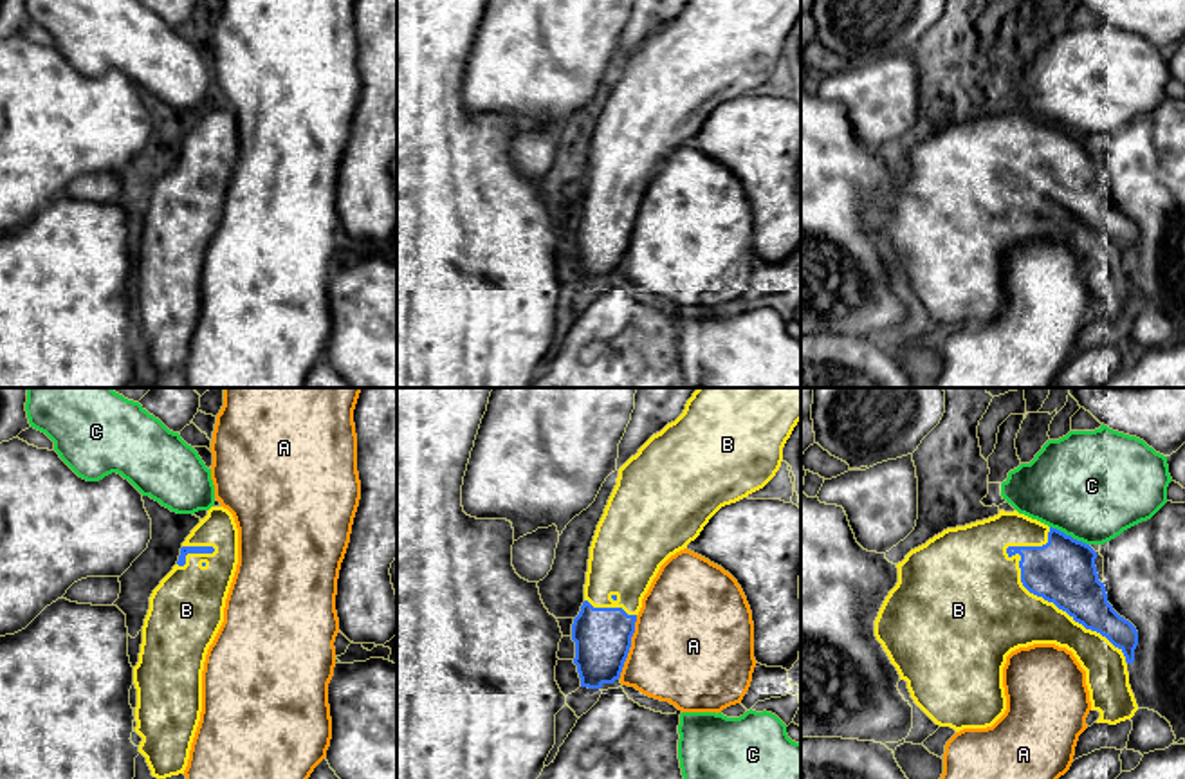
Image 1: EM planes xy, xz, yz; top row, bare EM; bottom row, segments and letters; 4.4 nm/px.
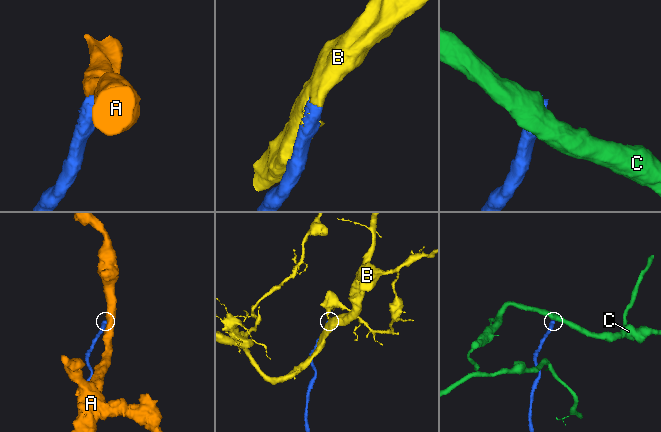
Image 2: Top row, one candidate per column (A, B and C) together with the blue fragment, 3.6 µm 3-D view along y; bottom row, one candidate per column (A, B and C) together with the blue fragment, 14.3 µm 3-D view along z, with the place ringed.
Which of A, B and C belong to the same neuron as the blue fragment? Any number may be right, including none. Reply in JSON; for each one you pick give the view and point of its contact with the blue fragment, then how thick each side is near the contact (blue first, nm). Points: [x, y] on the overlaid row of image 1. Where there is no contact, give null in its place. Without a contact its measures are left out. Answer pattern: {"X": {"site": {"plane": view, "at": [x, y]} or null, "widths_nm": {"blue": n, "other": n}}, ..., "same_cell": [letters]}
{"B": {"site": {"plane": "yz", "at": [1054, 603]}, "widths_nm": {"blue": 280, "other": 340}}, "same_cell": ["B"]}

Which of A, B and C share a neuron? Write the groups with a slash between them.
A / B / C

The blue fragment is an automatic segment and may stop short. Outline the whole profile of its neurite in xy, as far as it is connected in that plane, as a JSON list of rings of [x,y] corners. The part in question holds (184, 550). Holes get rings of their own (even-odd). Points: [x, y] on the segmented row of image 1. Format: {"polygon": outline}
{"polygon": [[[211,507],[207,516],[191,530],[180,548],[173,570],[161,581],[150,597],[150,609],[142,626],[139,662],[133,667],[137,689],[135,732],[142,738],[139,752],[146,757],[152,775],[166,779],[184,774],[191,743],[202,712],[202,671],[209,646],[222,622],[225,599],[238,564],[238,528],[233,514],[224,507]]]}

